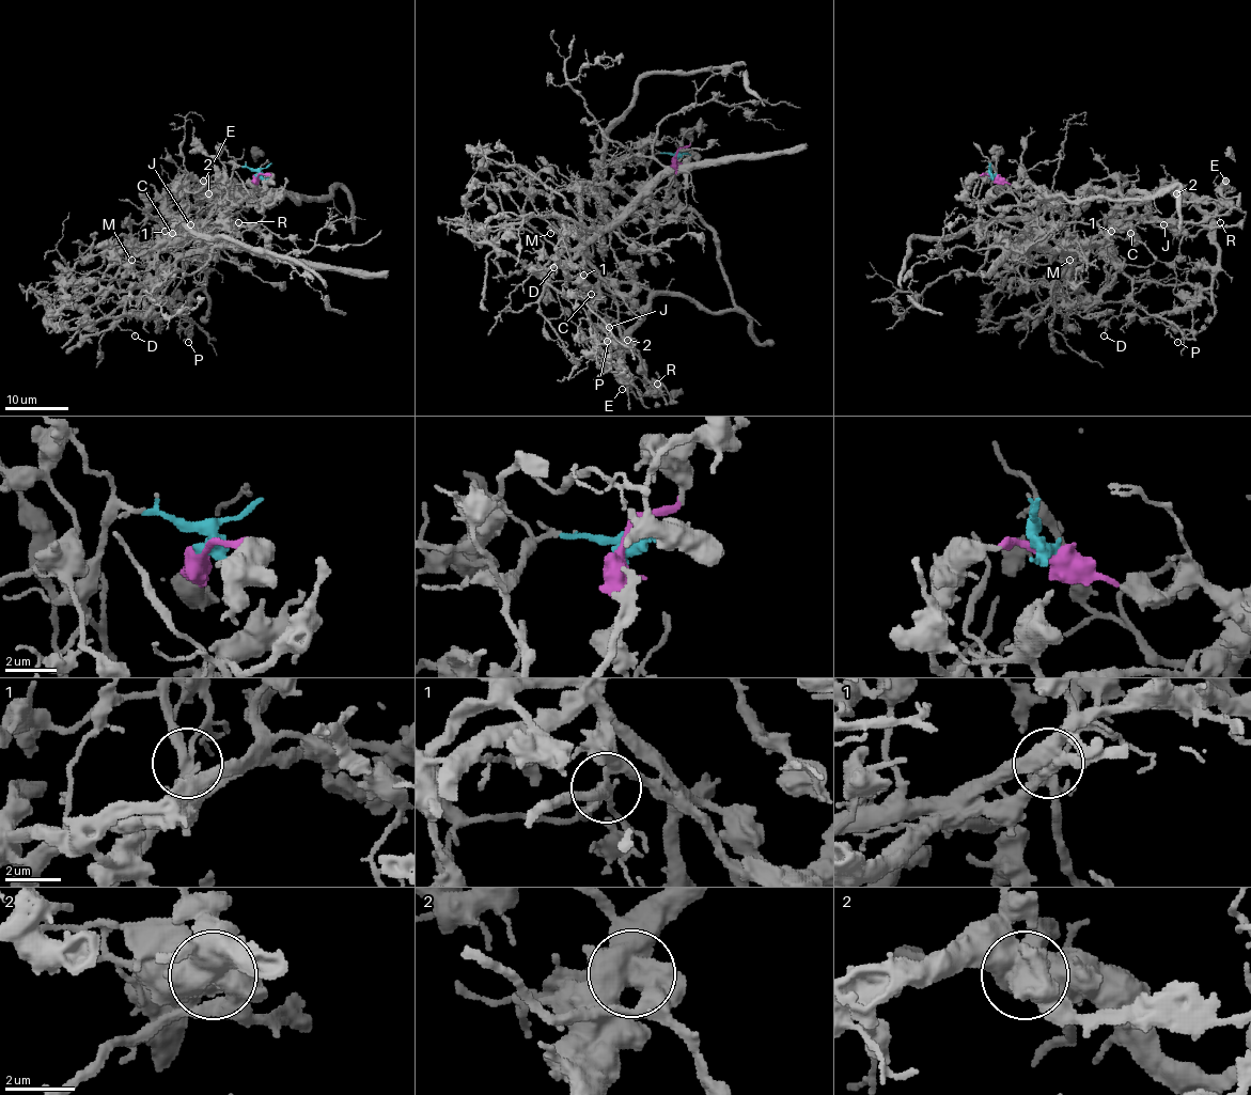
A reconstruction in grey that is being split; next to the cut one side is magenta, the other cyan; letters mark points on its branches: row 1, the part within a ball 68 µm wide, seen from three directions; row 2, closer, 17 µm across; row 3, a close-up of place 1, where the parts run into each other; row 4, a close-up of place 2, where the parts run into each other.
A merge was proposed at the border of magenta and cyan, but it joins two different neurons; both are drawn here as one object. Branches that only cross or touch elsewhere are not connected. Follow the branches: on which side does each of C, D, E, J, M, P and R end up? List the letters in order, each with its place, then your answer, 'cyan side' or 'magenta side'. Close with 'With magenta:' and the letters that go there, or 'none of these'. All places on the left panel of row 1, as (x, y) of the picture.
C: at (172, 233); cyan side
D: at (135, 335); cyan side
E: at (203, 181); magenta side
J: at (190, 224); cyan side
M: at (131, 260); cyan side
P: at (188, 342); cyan side
R: at (238, 222); cyan side
With magenta: E

